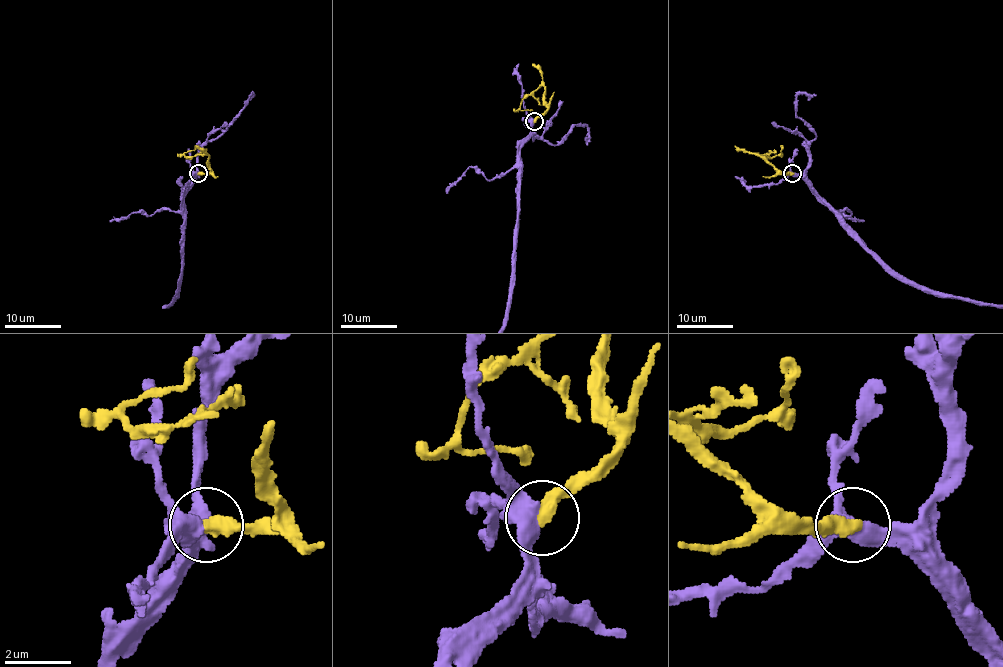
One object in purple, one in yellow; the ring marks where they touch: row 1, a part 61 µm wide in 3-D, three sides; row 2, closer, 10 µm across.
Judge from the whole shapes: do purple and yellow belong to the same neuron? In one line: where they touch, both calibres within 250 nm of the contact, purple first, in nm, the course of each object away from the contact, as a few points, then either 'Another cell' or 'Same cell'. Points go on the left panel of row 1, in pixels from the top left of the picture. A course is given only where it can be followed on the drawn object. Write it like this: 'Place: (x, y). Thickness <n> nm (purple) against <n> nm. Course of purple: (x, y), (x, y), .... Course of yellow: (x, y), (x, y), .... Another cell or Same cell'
Place: (198, 173). Thickness 420 nm (purple) against 460 nm. Course of yellow: (198, 173), (210, 171), (206, 154), (185, 156), (196, 145). Same cell

